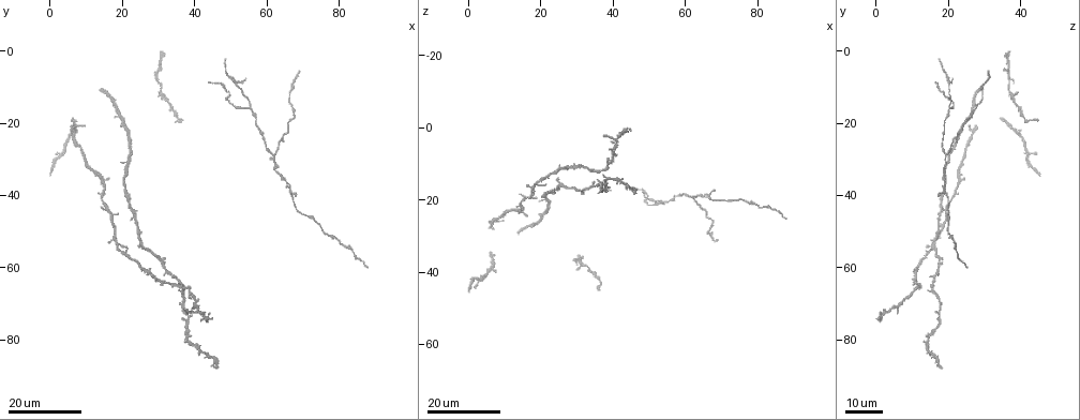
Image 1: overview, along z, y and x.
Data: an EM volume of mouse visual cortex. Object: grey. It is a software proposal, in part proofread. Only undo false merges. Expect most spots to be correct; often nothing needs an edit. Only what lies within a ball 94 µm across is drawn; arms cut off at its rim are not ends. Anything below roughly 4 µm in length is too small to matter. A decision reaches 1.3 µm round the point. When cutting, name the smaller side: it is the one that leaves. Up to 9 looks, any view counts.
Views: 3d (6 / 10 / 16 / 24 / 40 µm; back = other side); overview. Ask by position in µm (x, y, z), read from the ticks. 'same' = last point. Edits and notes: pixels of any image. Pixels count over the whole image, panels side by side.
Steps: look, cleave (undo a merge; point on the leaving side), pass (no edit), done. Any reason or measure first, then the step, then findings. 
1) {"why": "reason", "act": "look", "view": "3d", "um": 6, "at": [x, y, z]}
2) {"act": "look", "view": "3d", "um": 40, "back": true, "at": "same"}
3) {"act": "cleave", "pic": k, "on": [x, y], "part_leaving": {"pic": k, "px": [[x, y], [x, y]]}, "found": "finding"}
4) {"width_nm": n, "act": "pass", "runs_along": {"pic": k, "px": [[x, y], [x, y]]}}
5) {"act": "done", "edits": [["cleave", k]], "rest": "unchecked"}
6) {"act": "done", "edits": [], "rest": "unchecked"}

{"why": "three-way junction", "act": "look", "view": "3d", "um": 24, "at": [61.5, 29.0, 20.0]}

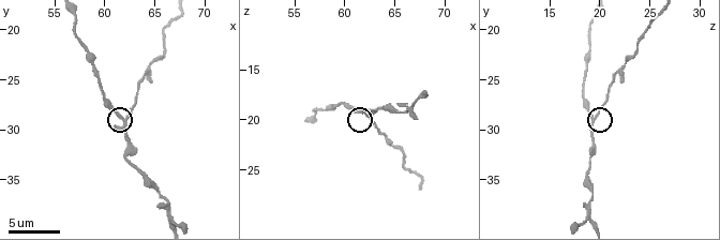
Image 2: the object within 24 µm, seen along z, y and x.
{"act": "look", "view": "3d", "um": 6, "at": [62.2, 29.2, 19.4]}

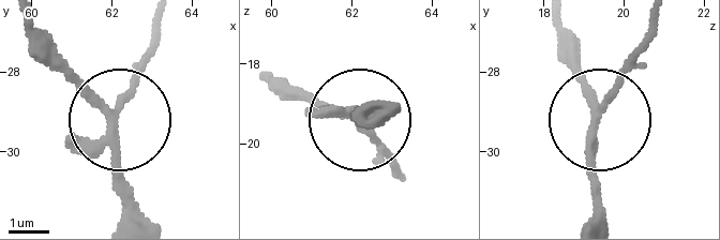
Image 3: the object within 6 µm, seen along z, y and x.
{"why": "other side", "act": "look", "view": "3d", "um": 6, "back": true, "at": [62.05, 29.00, 19.30]}

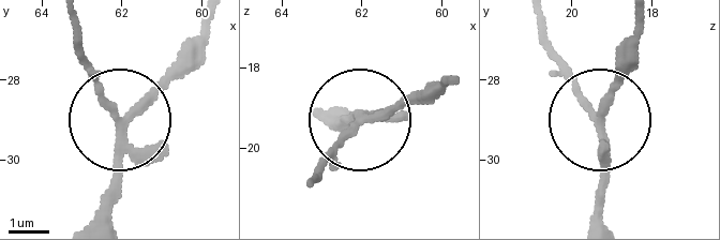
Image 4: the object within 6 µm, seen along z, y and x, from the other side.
{"side_arm_um": 31, "act": "cleave", "pic": 4, "on": [95, 84], "part_leaving": {"pic": 4, "px": [[120, 129], [72, 19]]}, "found": "a second neuron is stuck on"}

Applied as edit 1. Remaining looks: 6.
{"why": "thick turns thin", "act": "look", "view": "3d", "um": 16, "at": [51.5, 9.0, 20.5]}

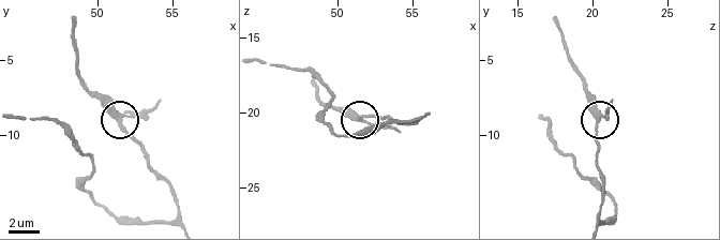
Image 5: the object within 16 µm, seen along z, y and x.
{"act": "look", "view": "3d", "um": 6, "at": [51.4, 9.2, 20.2]}

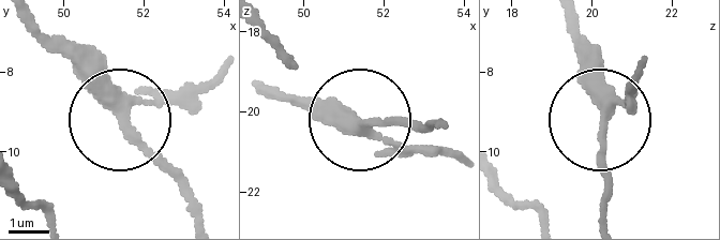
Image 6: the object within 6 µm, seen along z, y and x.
{"arms": 3, "act": "pass", "found": "all the same neuron"}

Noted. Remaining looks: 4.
{"act": "look", "view": "3d", "um": 24, "at": [30.5, 5.0, 35.5]}

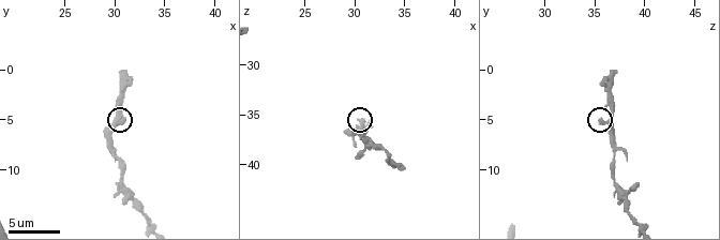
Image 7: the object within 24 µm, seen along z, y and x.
{"why": "closer look", "act": "look", "view": "3d", "um": 6, "at": [30.8, 5.2, 36.2]}

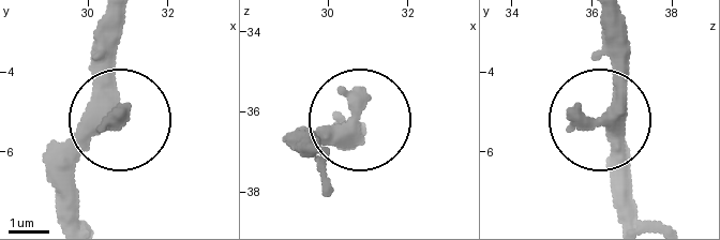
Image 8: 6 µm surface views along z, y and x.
{"side_arm_um": 5, "act": "pass", "found": "continuous, no second neuron"}

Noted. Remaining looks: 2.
{"why": "four arms meet", "act": "look", "view": "3d", "um": 10, "at": [30.8, 12.0, 37.6]}

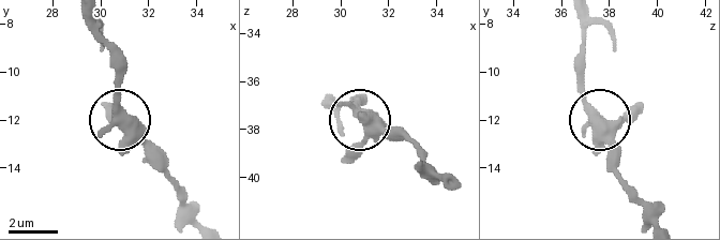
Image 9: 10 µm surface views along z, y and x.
{"arms": 4, "act": "pass", "found": "all the same neuron"}

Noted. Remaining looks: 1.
{"act": "done", "edits": [["cleave", 4]], "rest": "unchecked"}

